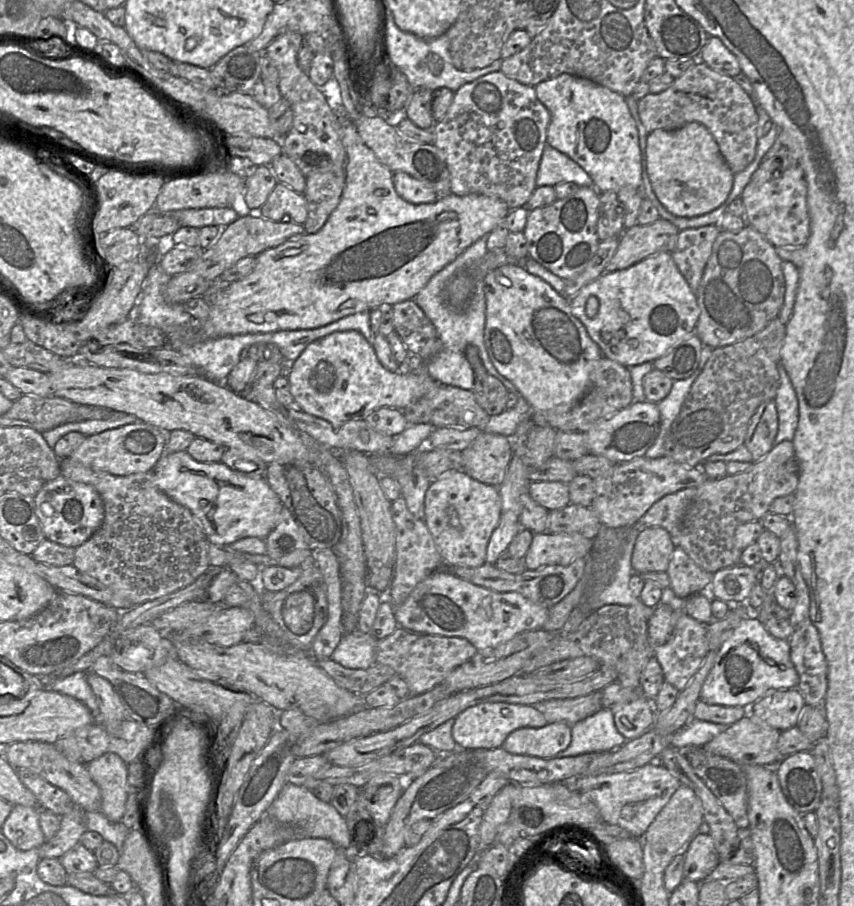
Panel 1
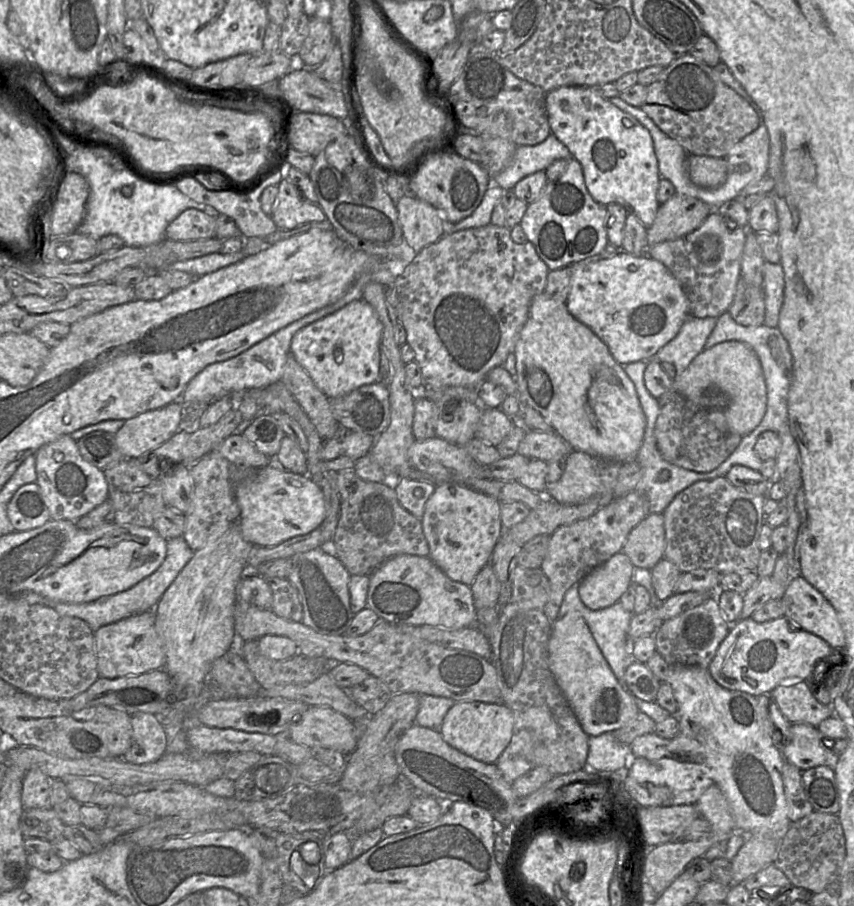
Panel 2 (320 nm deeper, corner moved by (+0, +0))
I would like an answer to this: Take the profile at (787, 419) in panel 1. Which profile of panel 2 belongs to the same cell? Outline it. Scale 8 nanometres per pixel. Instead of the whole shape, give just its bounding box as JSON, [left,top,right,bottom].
[705,311,793,434]

